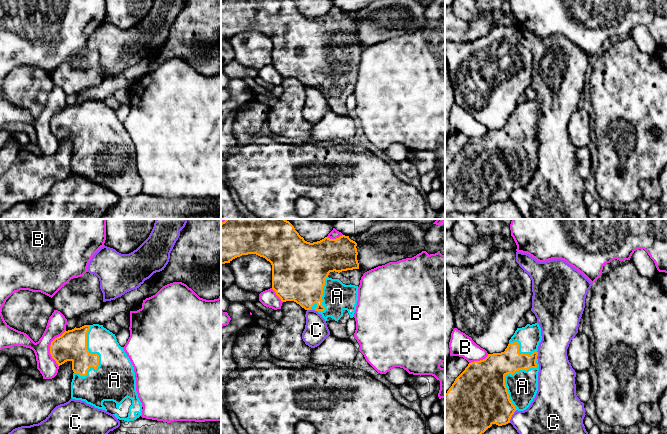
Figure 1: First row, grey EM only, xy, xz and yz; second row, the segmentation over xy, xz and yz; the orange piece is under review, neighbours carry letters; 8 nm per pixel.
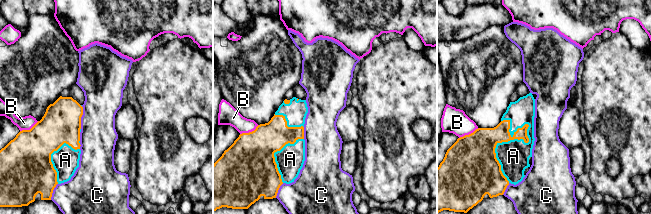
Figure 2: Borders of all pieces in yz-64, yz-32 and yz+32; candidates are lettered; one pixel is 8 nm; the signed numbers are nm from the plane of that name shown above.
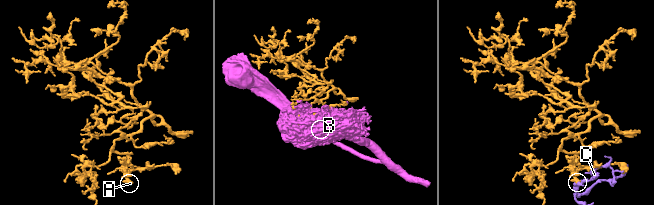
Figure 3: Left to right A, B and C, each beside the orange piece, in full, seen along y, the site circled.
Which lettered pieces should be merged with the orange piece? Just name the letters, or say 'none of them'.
A

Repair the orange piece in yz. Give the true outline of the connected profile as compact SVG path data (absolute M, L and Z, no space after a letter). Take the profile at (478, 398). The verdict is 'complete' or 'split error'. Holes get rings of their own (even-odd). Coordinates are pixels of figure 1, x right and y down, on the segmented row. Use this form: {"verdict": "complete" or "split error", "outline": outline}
{"verdict": "split error", "outline": "M527 324L517 328L504 352L488 354L483 360L469 363L445 394L445 434L482 434L493 424L502 426L510 423L516 410L526 410L538 391L537 351L541 340L539 324Z"}

